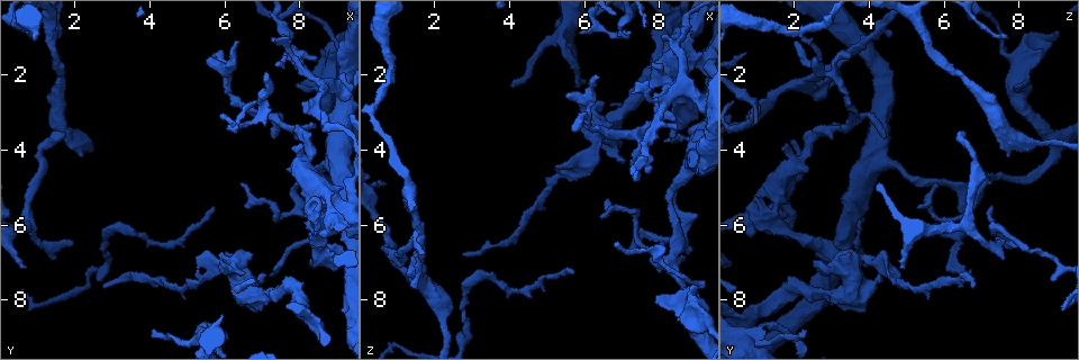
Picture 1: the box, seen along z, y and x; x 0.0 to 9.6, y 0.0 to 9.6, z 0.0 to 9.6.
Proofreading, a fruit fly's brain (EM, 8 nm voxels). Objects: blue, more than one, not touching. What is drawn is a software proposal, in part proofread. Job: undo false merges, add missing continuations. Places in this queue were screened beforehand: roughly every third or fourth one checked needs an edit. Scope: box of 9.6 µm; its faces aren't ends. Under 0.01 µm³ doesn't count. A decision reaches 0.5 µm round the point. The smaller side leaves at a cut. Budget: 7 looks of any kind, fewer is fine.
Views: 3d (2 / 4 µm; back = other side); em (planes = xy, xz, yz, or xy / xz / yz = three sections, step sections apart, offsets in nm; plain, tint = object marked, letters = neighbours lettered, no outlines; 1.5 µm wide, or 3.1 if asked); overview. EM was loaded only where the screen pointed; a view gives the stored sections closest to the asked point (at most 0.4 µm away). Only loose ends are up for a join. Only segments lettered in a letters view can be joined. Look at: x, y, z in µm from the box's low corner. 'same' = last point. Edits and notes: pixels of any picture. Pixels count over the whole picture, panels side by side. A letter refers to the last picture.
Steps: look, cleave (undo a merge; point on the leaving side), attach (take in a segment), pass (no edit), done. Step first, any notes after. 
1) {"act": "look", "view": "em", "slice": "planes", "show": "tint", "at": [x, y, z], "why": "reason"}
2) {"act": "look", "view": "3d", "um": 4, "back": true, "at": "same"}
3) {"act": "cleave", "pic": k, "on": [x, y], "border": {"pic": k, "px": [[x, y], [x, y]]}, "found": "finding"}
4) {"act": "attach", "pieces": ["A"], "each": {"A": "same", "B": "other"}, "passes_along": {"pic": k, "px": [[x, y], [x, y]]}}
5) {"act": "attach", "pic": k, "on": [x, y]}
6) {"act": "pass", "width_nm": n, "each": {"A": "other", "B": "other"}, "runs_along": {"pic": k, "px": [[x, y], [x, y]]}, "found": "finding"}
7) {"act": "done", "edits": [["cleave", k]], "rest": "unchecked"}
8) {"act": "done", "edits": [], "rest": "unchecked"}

{"act": "look", "view": "em", "slice": "planes", "show": "letters", "at": [7.05, 7.35, 4.40], "why": "an open end"}

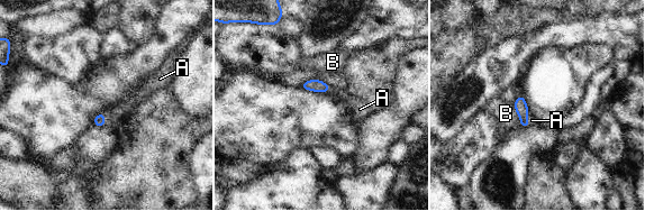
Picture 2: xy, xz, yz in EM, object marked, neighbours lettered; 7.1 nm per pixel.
{"act": "attach", "pieces": ["A"], "each": {"A": "same", "B": "other"}, "passes_along": {"pic": 2, "px": [[520, 106], [527, 119], [532, 120]]}, "found": "the cell continues"}

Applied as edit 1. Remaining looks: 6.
{"act": "look", "view": "em", "slice": "planes", "show": "tint", "at": [7.25, 1.00, 2.45]}

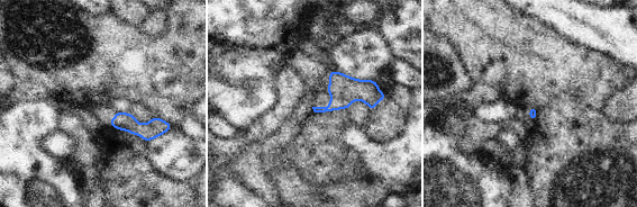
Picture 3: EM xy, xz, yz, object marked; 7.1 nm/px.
{"act": "look", "view": "em", "slice": "planes", "show": "letters", "at": "same", "why": "what lies round it"}

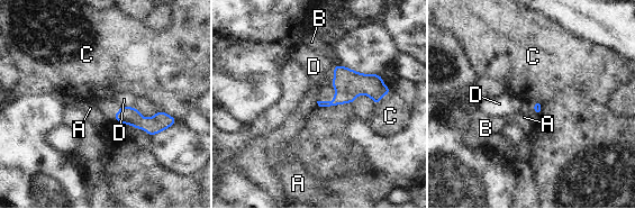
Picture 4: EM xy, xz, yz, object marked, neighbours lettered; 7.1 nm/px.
{"act": "pass", "each": {"A": "other", "B": "other", "C": "other", "D": "other"}, "border": {"pic": 4, "px": [[391, 90], [383, 94], [375, 106]]}, "found": "no lettered segment goes on from it"}

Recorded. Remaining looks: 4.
{"act": "look", "view": "3d", "um": 4, "at": [8.05, 3.95, 1.70], "why": "an open end"}

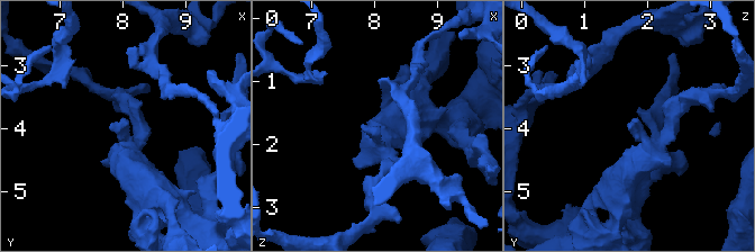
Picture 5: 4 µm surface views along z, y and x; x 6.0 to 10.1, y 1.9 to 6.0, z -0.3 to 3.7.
{"act": "look", "view": "em", "slice": "xz", "step": 8, "show": "letters", "at": [8.10, 3.95, 1.75]}

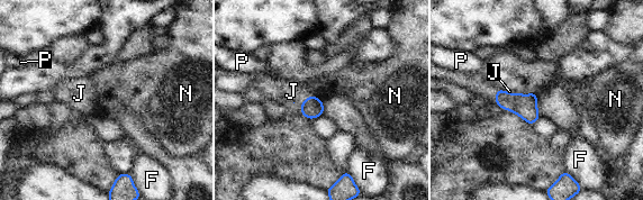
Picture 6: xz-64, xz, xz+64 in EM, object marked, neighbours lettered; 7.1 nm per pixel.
{"act": "look", "view": "em", "slice": "xy", "step": 4, "show": "letters", "at": "same"}

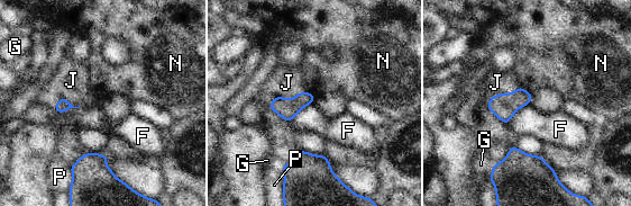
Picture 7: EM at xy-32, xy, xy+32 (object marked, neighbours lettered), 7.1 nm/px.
{"act": "attach", "pieces": ["J"], "longest_contact_nm": ["J", 220], "each": {"F": "other", "G": "other", "J": "same", "N": "other", "P": "other"}, "found": "the cell continues"}

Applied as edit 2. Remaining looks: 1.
{"act": "done", "edits": [["attach", 2], ["attach", 7]], "rest": "unchecked"}

